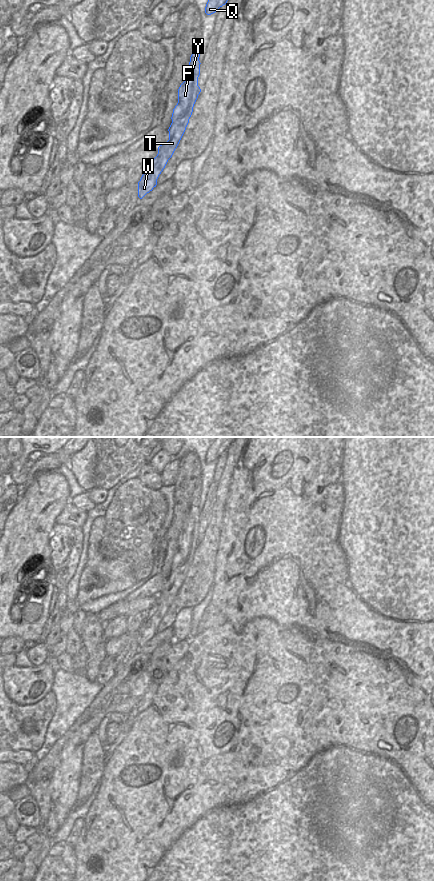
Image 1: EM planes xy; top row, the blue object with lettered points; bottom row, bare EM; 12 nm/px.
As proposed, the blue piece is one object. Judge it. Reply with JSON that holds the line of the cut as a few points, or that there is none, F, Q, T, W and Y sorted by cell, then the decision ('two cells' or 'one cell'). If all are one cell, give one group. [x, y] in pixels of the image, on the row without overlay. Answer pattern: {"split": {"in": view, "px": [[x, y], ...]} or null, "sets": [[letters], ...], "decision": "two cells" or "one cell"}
{"split": null, "sets": [["F", "Q", "T", "W", "Y"]], "decision": "one cell"}

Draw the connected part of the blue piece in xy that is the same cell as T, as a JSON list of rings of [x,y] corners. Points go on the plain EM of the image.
[[[194,498],[190,505],[186,528],[178,537],[178,551],[173,557],[172,571],[168,577],[169,588],[158,595],[157,604],[146,614],[138,630],[138,645],[142,647],[157,633],[157,627],[168,608],[172,605],[189,571],[194,552],[201,540],[198,534],[200,523],[200,498]]]

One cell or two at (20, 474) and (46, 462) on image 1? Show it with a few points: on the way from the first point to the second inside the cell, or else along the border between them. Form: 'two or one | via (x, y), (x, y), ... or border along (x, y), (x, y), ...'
two | border along (31, 466), (26, 481), (22, 485), (17, 486)

